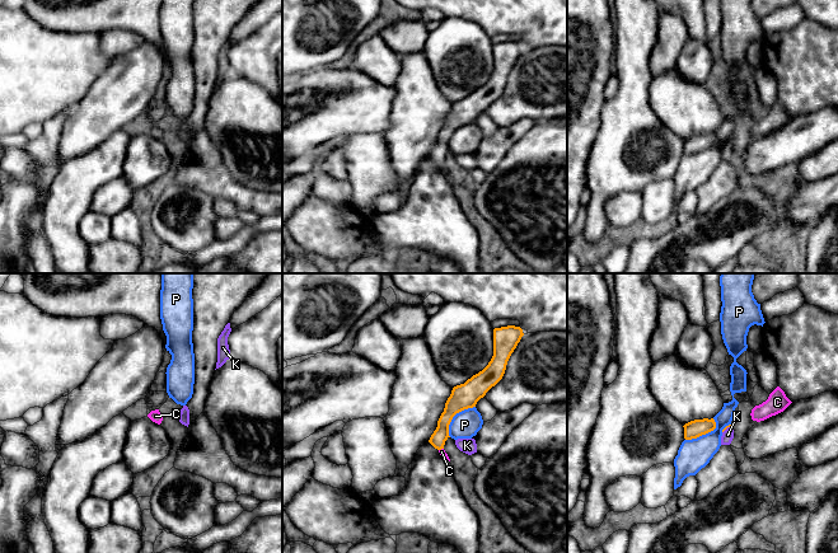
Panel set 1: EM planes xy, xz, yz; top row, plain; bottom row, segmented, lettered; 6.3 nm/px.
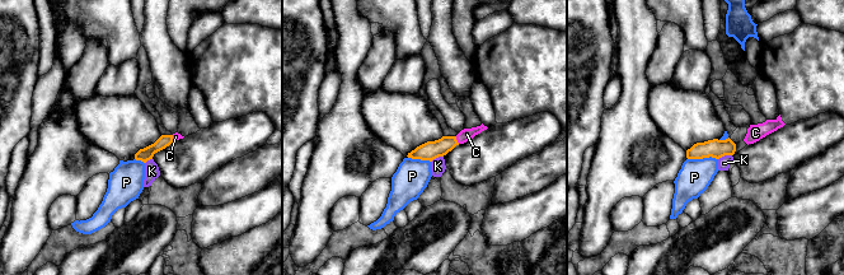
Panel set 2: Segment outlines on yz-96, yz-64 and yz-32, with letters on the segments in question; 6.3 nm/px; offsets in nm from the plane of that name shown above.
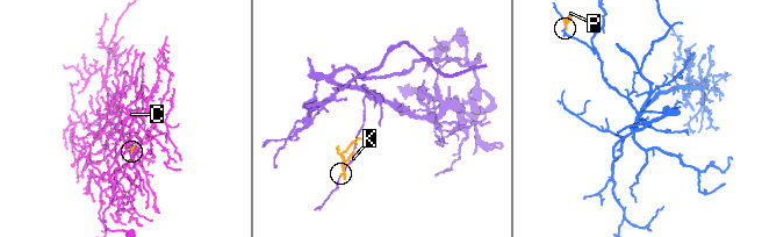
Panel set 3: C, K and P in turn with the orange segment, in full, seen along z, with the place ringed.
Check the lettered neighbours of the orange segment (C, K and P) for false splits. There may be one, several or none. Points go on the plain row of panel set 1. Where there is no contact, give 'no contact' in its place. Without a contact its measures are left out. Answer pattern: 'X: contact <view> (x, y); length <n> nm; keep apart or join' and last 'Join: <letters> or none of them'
C: contact xz (440, 164); length 40 nm; join
K: contact yz (726, 143); length 80 nm; keep apart
P: contact xz (454, 130); length 260 nm; keep apart
Join: C

